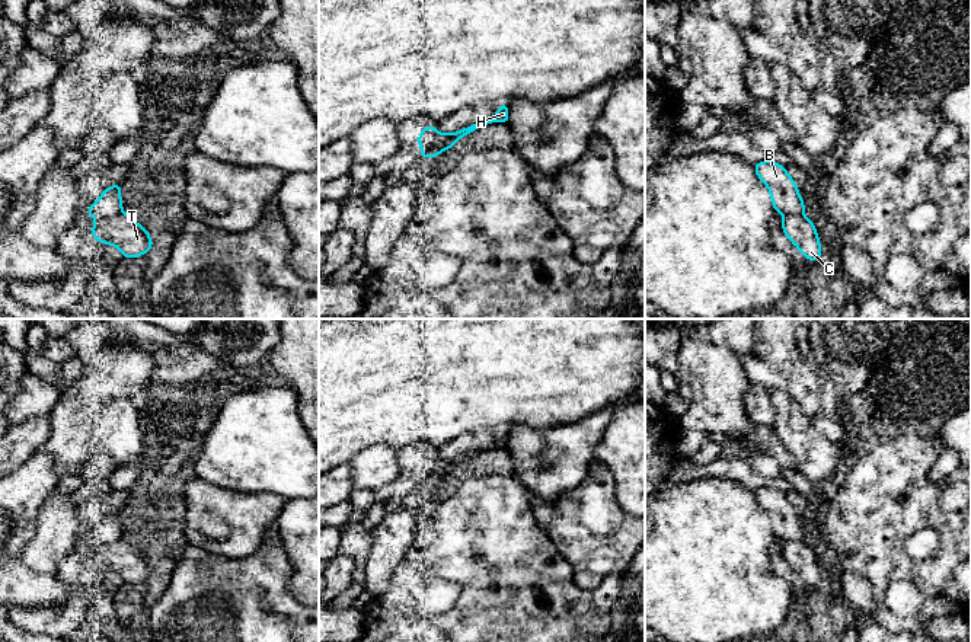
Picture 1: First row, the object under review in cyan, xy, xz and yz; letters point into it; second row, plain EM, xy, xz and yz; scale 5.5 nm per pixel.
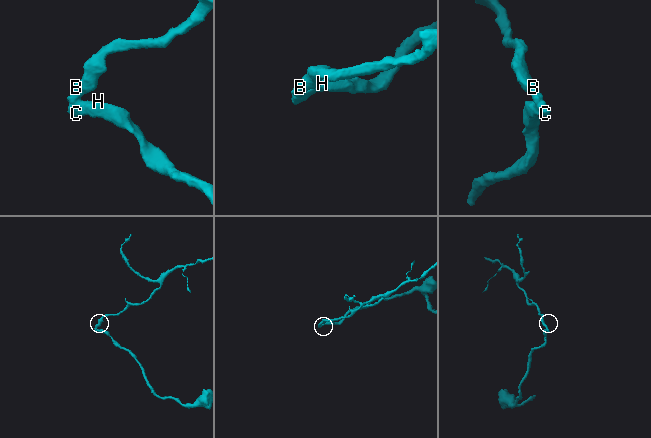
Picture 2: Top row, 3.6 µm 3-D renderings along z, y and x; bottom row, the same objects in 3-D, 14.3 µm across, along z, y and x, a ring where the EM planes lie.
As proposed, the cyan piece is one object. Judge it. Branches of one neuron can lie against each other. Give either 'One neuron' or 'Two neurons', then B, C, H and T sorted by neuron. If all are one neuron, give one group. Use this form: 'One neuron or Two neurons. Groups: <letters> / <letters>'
Two neurons. Groups: B / C H T

